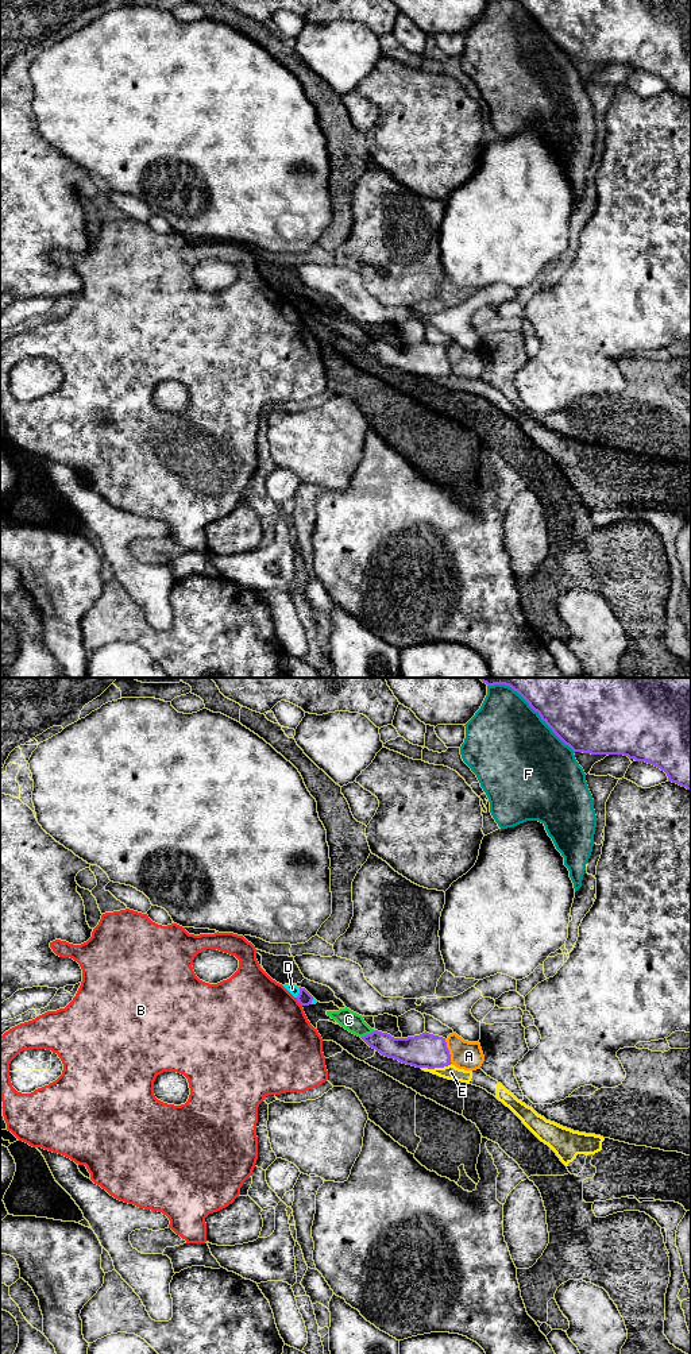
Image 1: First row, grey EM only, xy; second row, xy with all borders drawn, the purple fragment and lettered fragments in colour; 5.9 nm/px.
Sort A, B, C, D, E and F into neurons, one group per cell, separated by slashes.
A / B / C D E / F

